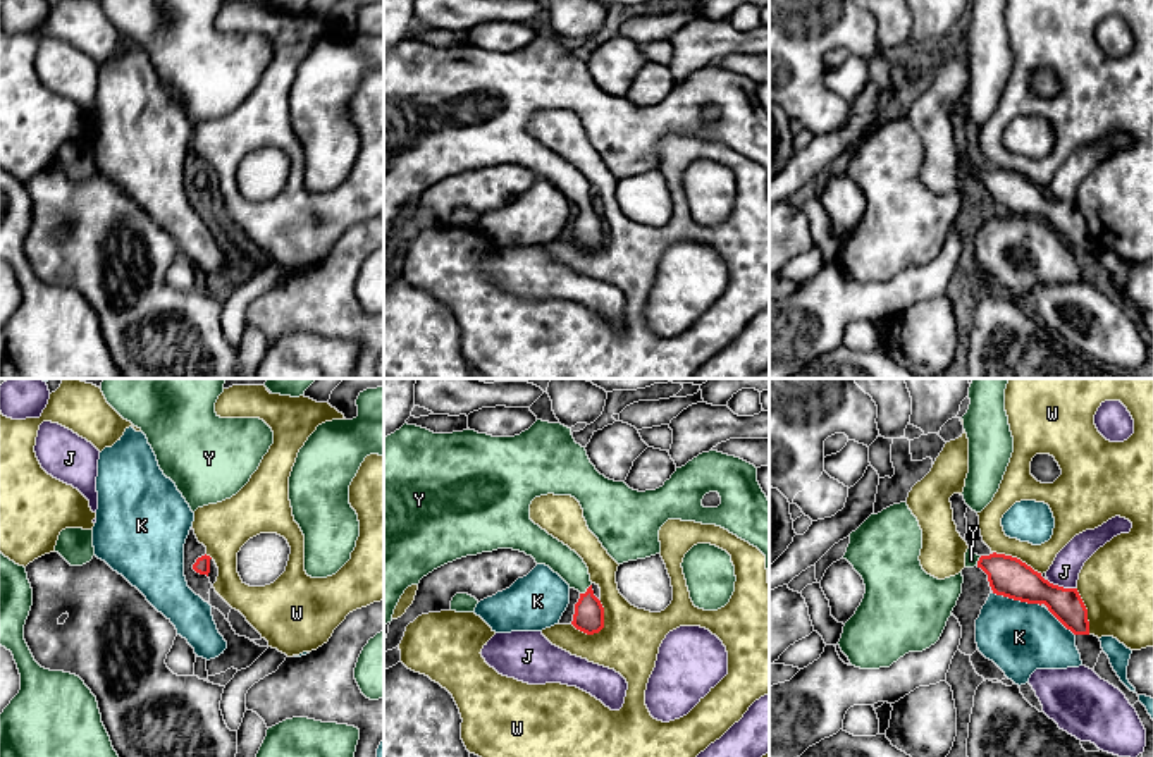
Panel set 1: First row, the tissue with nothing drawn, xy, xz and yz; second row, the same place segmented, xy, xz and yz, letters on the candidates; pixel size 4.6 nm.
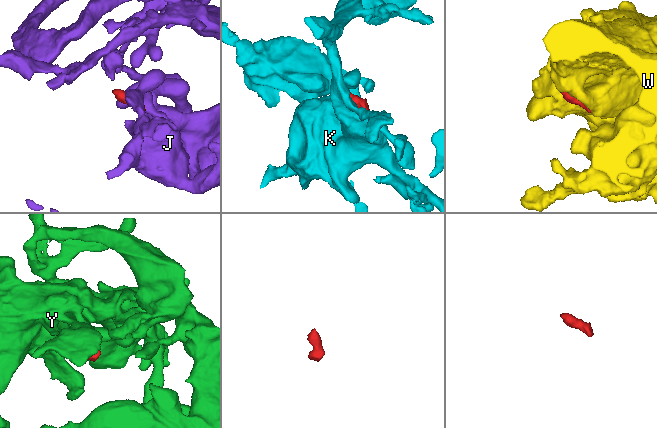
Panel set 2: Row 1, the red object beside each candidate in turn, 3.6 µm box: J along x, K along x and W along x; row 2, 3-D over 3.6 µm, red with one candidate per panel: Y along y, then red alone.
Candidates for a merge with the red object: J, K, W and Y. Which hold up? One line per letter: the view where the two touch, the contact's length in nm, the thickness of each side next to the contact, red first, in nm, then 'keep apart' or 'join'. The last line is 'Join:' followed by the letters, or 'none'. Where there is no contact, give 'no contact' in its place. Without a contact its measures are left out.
J: meets red in yz; contact 140 nm long; 190 nm thick on the red side, 140 nm on the other; keep apart
K: meets red in yz; contact 240 nm long; 190 nm thick on the red side, 320 nm on the other; keep apart
W: meets red in xz; contact 180 nm long; 140 nm thick on the red side, 280 nm on the other; keep apart
Y: meets red in xz; contact 80 nm long; 140 nm thick on the red side, 140 nm on the other; join
Join: Y

